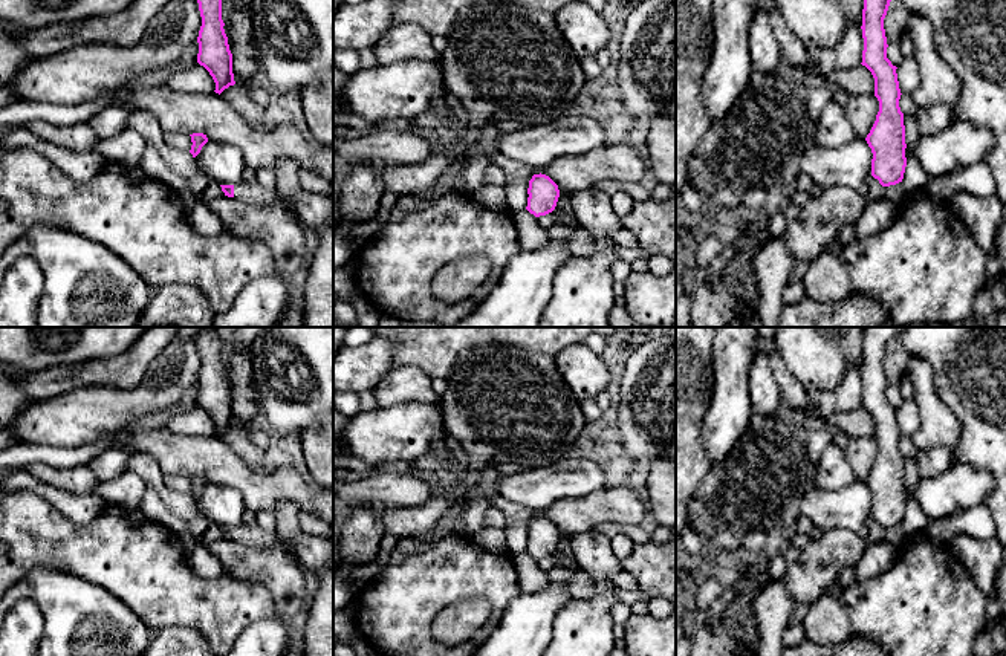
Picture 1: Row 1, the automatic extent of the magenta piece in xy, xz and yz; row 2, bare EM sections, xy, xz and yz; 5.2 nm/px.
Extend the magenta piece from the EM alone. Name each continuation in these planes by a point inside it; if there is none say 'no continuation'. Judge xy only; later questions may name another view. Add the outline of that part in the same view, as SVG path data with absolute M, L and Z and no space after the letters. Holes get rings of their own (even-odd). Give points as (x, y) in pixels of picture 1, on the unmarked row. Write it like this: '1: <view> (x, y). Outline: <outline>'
1: xy (314, 554). Outline: M258 523L239 524L234 528L234 541L251 546L284 546L300 561L304 570L310 570L318 575L320 586L310 599L310 612L307 613L307 622L304 627L304 650L303 656L333 656L333 569L329 563L333 560L333 541L327 537L315 537L300 531L297 535L286 538L277 529L266 531Z

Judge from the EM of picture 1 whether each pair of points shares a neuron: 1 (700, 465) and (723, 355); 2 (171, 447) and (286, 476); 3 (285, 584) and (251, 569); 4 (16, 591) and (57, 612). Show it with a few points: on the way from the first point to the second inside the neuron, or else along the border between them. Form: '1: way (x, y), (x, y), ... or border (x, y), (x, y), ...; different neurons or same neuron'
1: border (707, 412), (702, 427), (702, 447), (713, 465); different neurons
2: way (201, 456), (210, 456), (245, 480), (257, 480); same neuron
3: way (277, 577), (269, 569), (259, 569); same neuron
4: way (26, 591), (35, 591), (46, 601); same neuron

